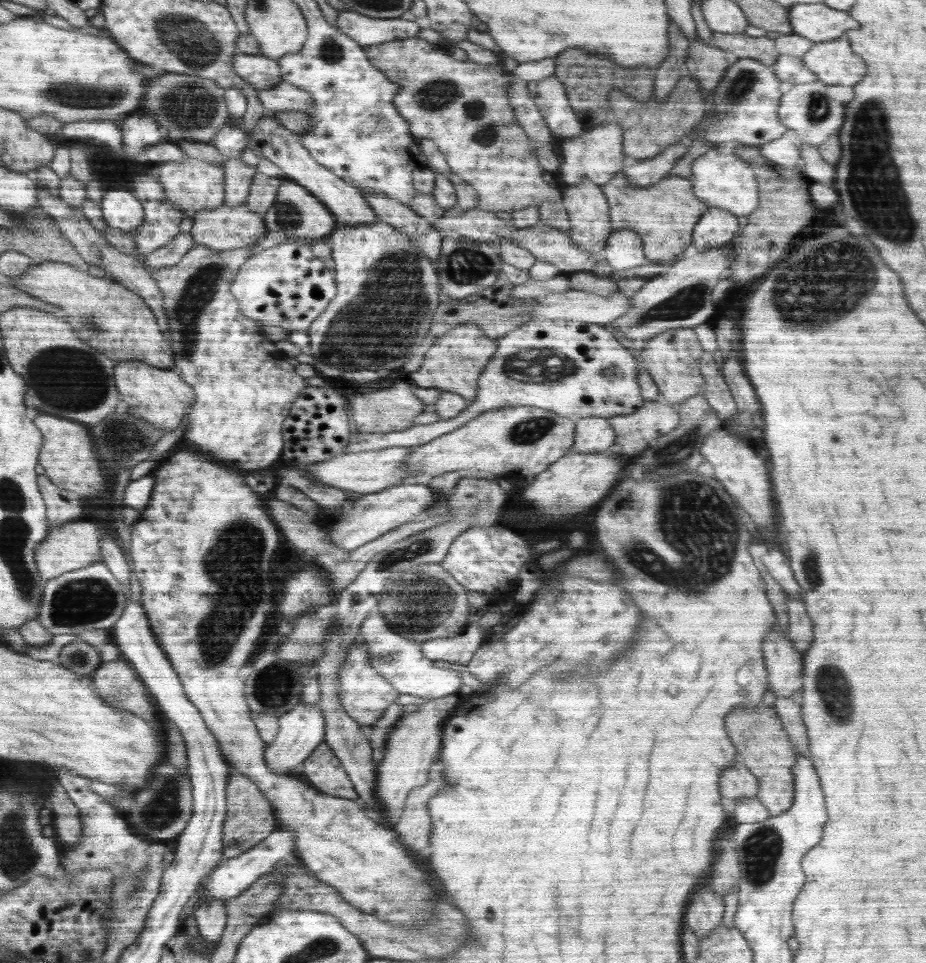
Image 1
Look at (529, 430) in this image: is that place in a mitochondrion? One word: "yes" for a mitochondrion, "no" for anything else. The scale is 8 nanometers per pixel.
yes

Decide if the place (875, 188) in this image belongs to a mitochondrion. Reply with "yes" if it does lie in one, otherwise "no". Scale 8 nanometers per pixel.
yes

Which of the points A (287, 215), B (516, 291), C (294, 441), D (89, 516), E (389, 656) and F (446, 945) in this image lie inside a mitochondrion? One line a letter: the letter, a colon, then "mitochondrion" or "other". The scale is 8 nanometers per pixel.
A: mitochondrion
B: other
C: other
D: other
E: mitochondrion
F: other

